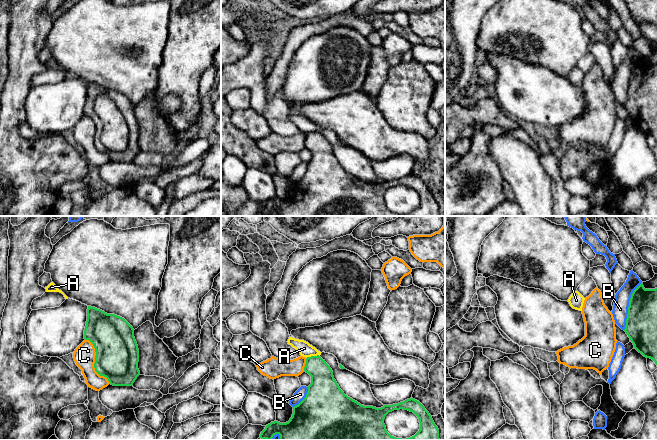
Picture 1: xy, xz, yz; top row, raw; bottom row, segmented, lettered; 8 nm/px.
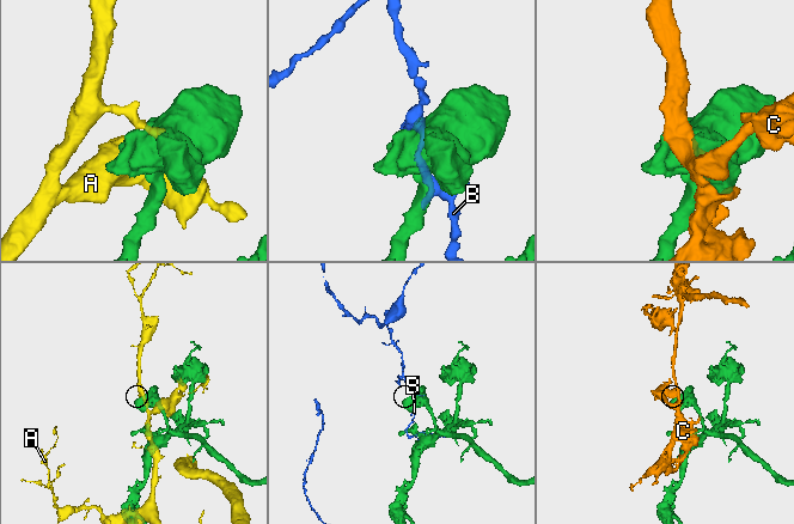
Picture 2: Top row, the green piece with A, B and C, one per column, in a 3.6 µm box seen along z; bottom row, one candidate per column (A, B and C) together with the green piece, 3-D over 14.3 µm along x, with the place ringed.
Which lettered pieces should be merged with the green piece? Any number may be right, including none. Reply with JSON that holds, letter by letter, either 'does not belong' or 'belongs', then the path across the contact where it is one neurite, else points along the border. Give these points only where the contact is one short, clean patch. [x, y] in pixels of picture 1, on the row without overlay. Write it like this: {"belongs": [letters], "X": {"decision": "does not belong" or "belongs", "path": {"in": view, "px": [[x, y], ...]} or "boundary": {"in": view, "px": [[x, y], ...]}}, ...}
{"belongs": [], "A": {"decision": "does not belong"}, "B": {"decision": "does not belong"}, "C": {"decision": "does not belong"}}

